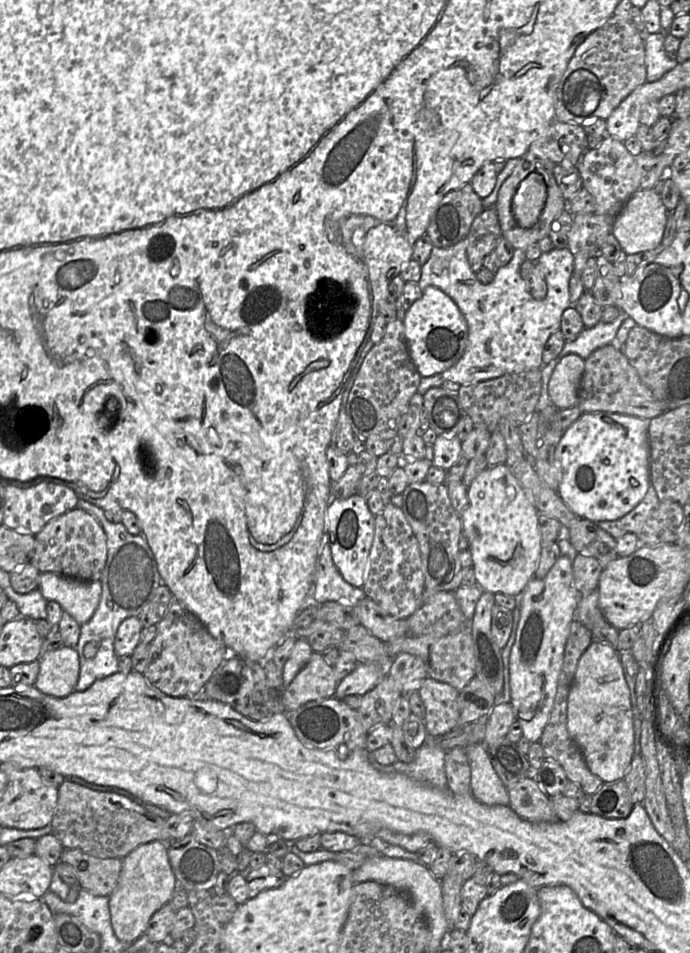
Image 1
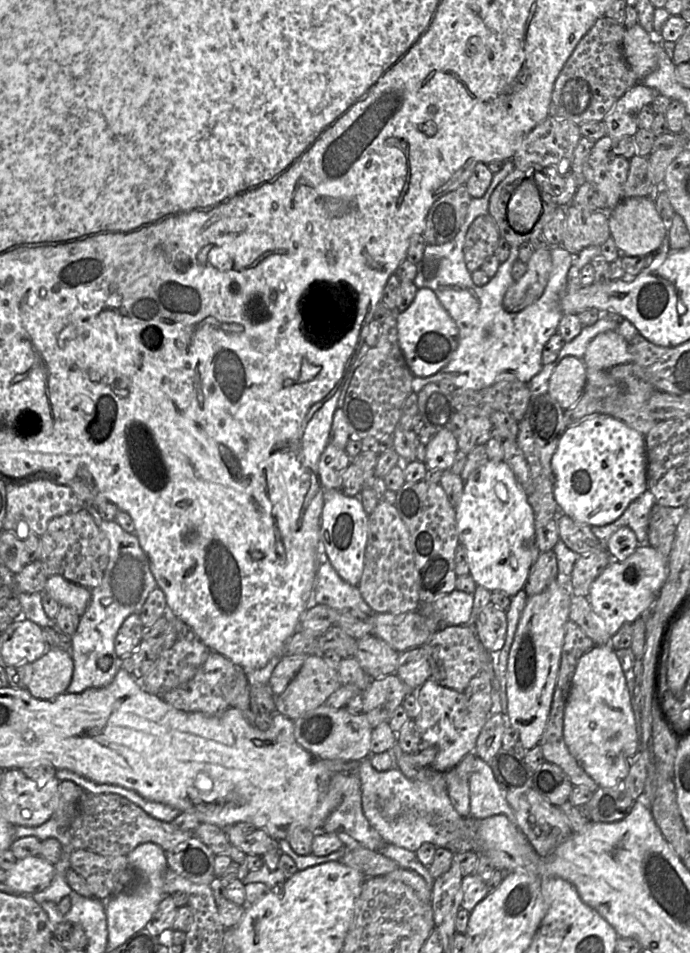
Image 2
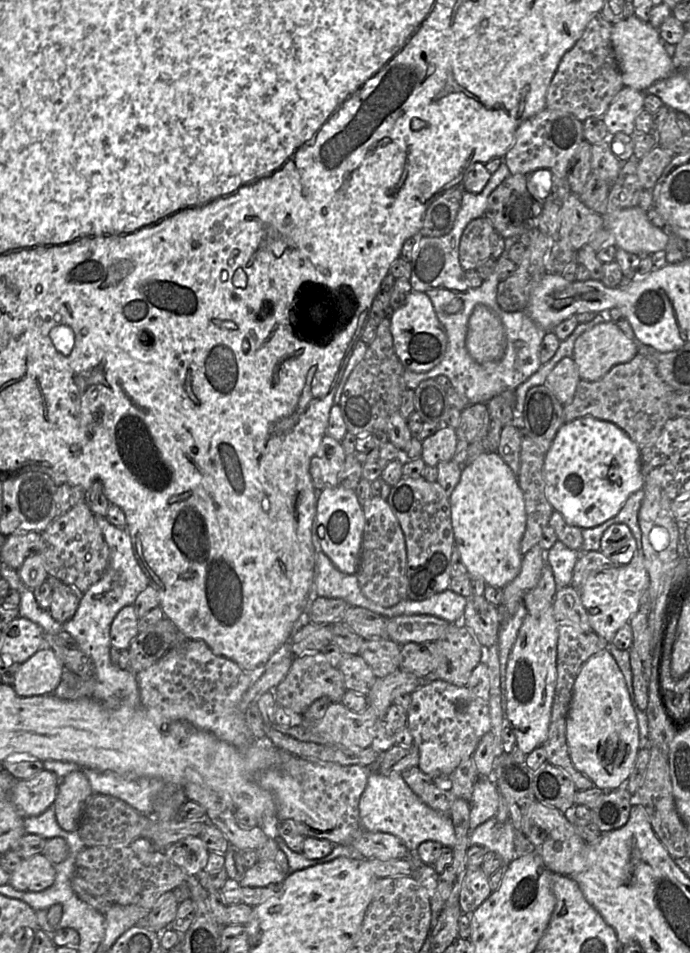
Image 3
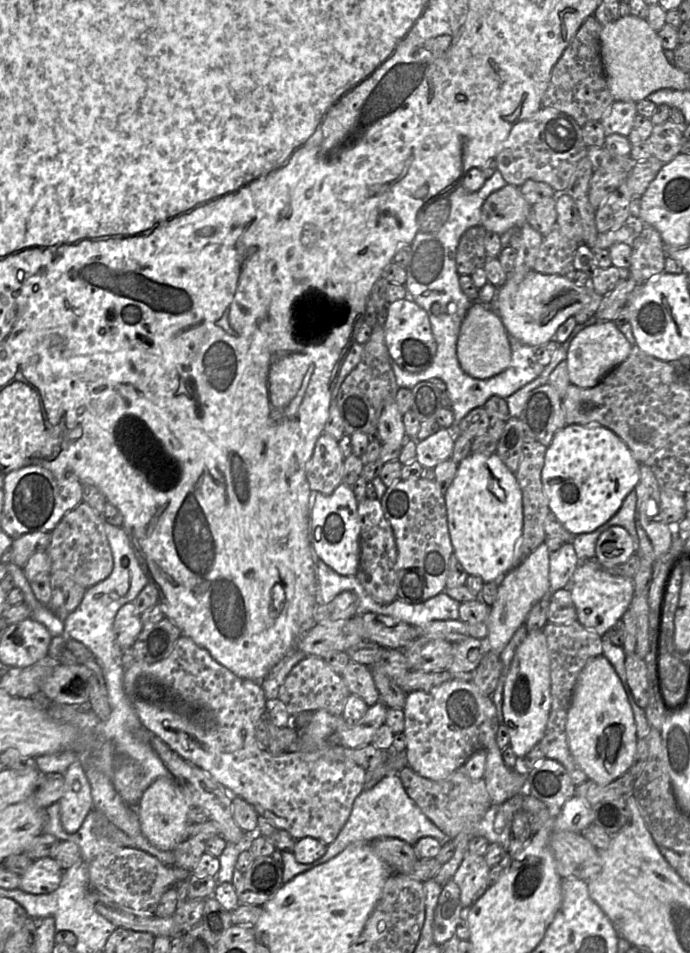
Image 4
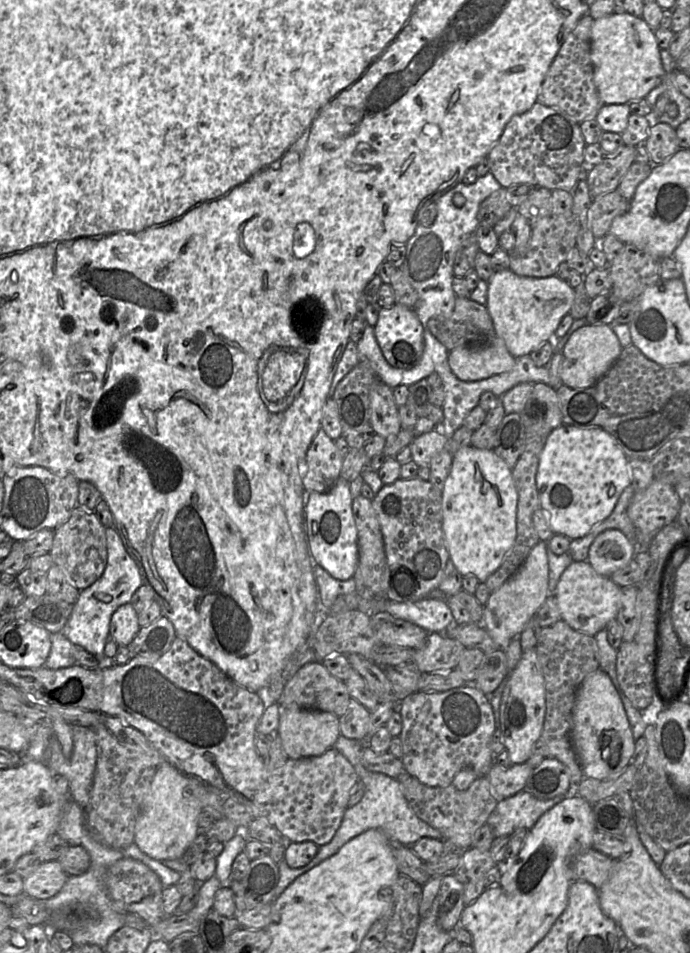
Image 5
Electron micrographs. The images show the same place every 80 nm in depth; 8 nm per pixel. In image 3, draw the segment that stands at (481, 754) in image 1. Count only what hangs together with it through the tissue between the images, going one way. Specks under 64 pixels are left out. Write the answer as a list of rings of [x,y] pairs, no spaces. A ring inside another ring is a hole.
[[[480,777],[469,802],[471,832],[486,820],[495,817],[500,799],[499,790],[492,777]]]

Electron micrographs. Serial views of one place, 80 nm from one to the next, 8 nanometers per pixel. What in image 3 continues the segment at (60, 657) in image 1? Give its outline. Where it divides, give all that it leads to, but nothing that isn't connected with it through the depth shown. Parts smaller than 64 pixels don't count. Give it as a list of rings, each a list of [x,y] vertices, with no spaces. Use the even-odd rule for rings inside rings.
[[[50,648],[40,649],[19,666],[12,687],[21,697],[53,694],[64,671],[63,664]]]

